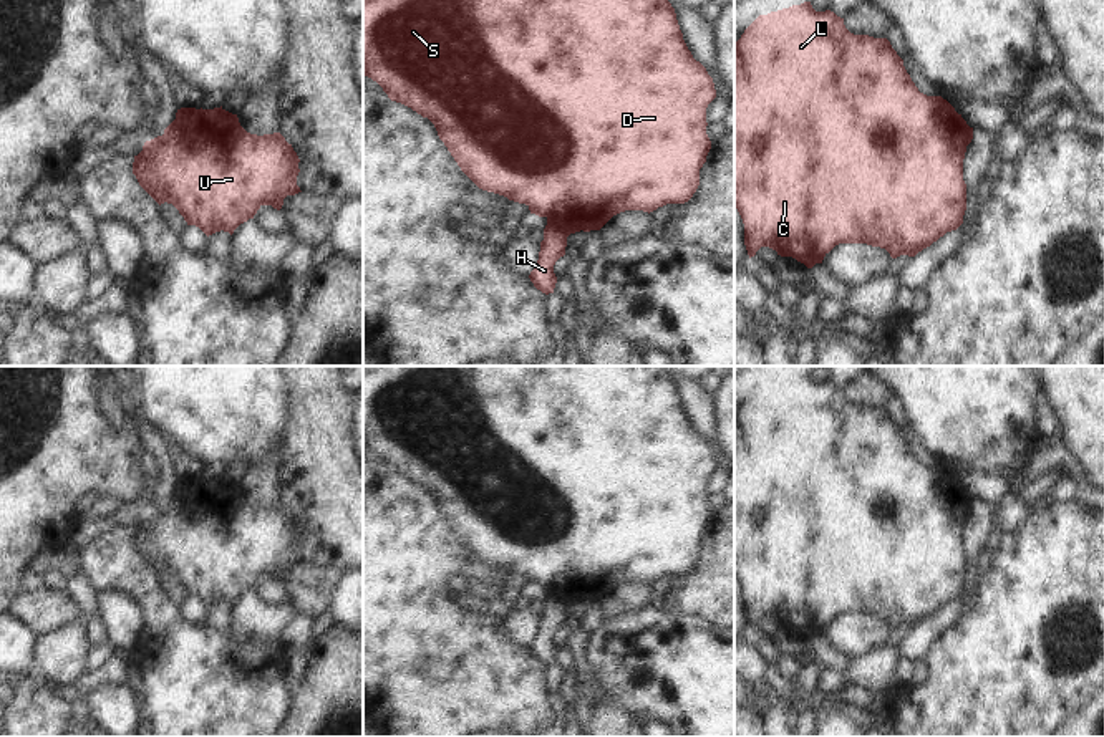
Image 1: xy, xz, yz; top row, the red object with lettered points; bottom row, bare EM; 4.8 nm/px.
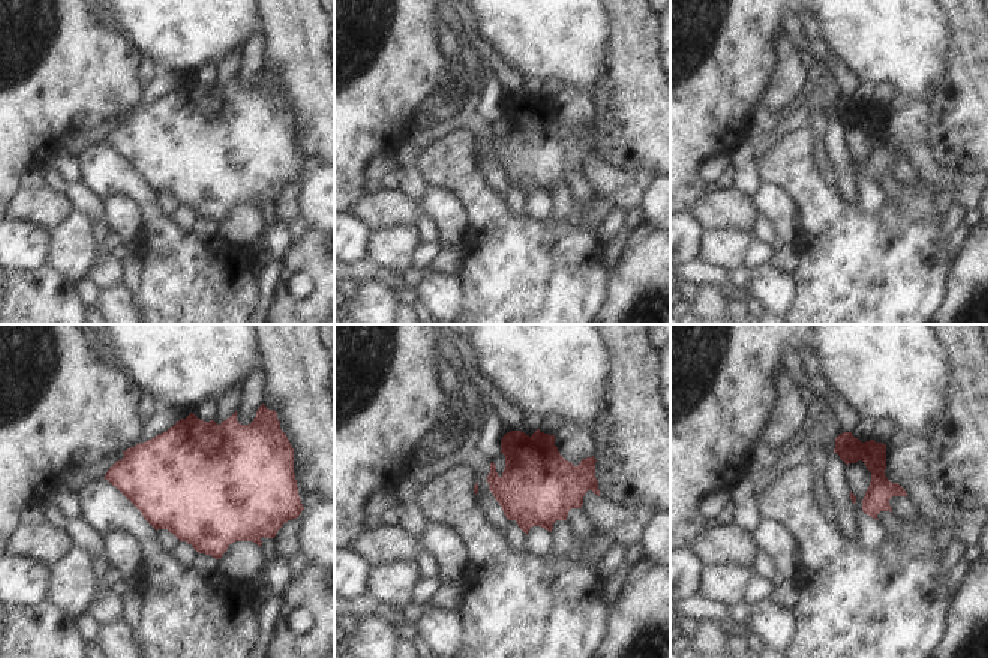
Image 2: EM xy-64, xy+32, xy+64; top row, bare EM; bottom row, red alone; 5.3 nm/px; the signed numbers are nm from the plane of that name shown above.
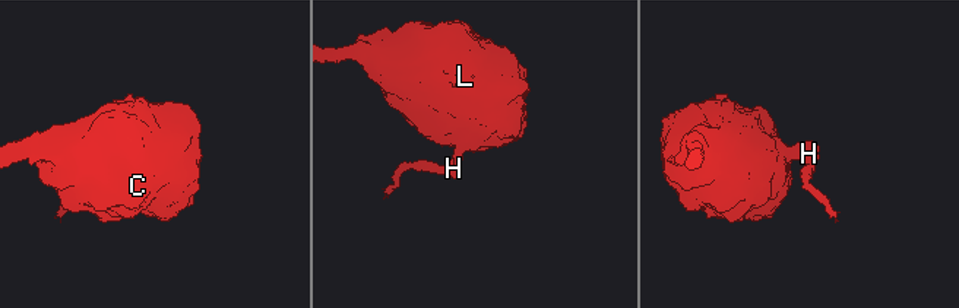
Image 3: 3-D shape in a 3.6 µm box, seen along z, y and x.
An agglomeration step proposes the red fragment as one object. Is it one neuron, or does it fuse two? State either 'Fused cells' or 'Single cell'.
Fused cells.

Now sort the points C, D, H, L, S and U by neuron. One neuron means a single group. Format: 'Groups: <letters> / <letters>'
Groups: C D L S U / H.

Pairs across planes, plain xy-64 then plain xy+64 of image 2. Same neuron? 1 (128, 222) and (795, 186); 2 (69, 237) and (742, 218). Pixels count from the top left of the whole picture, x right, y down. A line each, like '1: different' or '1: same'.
1: different
2: different

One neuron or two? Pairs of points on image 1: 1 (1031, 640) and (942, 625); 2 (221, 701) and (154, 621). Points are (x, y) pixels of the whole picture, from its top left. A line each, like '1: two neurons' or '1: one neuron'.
1: two neurons
2: one neuron

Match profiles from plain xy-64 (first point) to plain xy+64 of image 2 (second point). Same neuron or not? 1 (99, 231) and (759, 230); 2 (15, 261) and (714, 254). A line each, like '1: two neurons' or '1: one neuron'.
1: one neuron
2: two neurons

